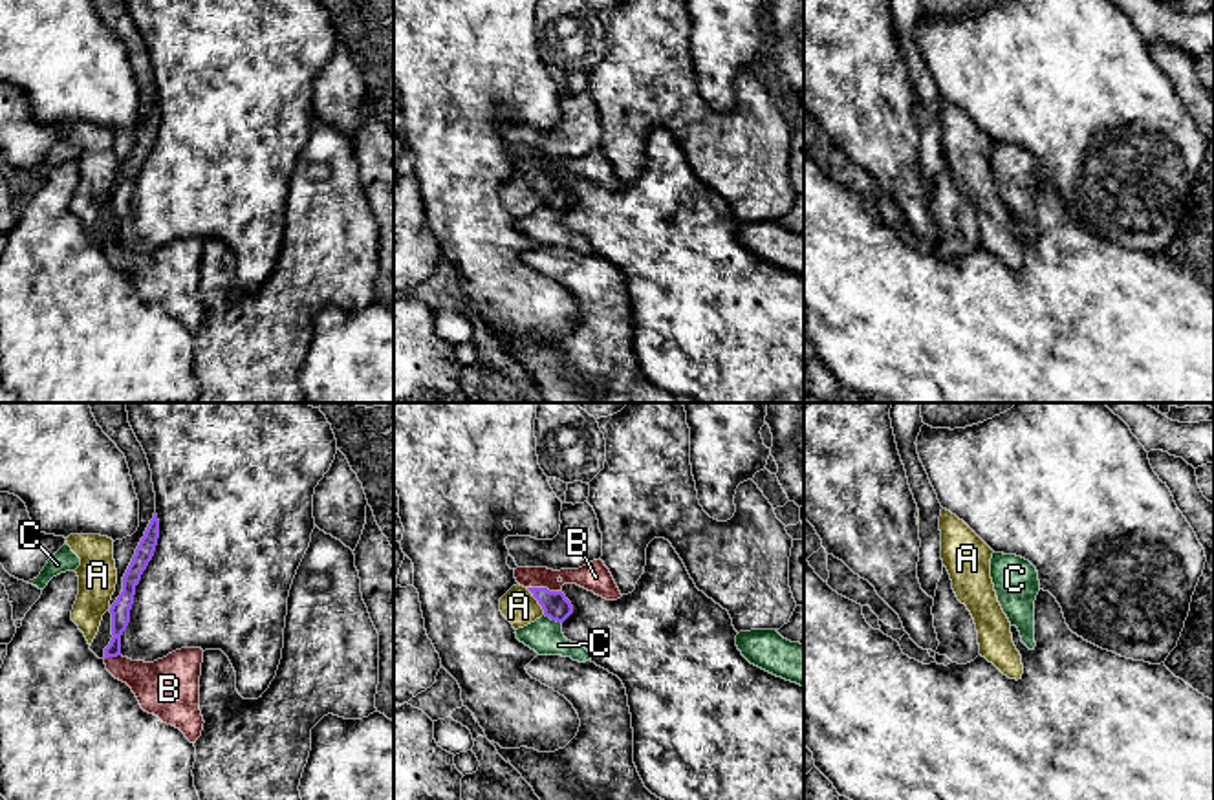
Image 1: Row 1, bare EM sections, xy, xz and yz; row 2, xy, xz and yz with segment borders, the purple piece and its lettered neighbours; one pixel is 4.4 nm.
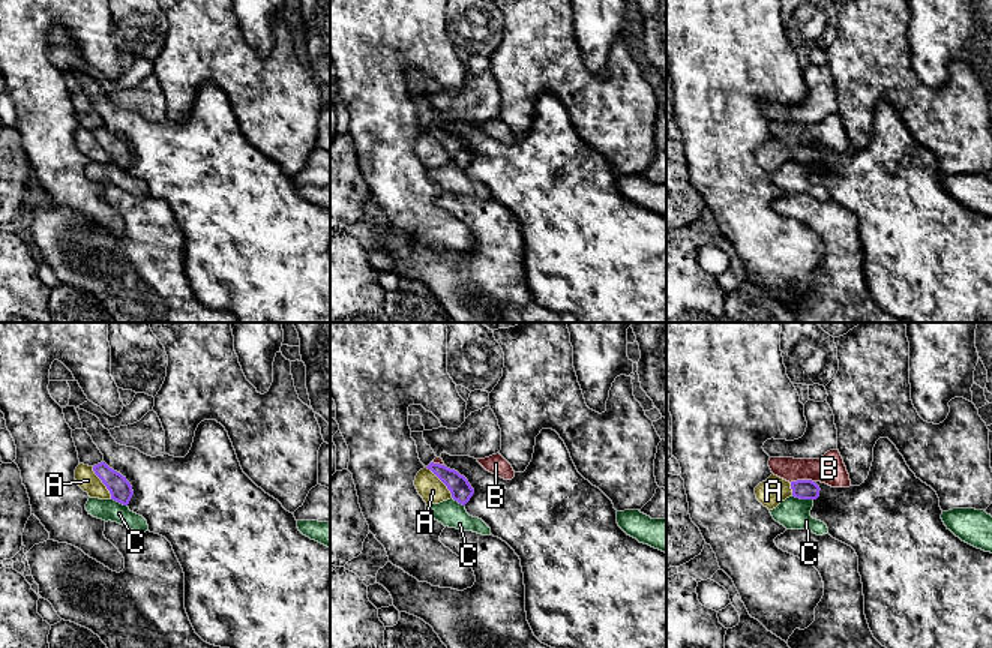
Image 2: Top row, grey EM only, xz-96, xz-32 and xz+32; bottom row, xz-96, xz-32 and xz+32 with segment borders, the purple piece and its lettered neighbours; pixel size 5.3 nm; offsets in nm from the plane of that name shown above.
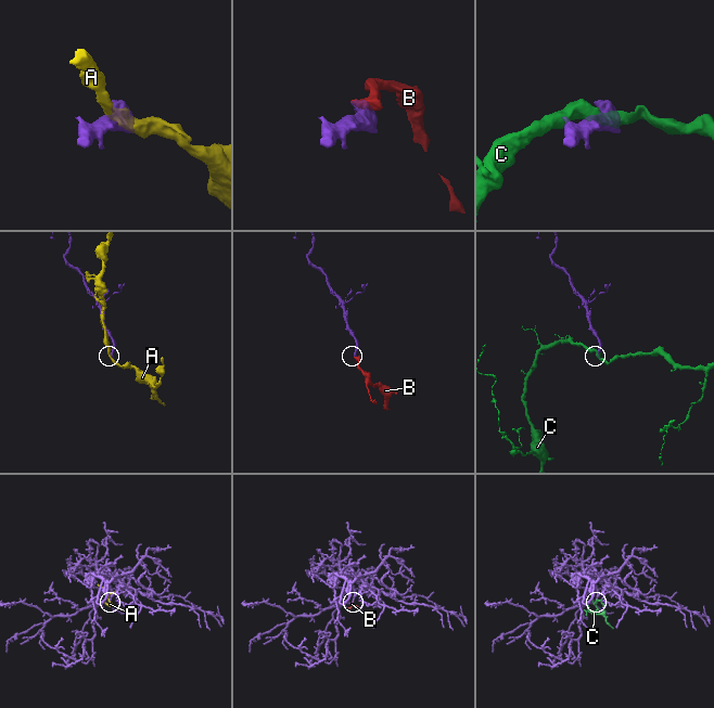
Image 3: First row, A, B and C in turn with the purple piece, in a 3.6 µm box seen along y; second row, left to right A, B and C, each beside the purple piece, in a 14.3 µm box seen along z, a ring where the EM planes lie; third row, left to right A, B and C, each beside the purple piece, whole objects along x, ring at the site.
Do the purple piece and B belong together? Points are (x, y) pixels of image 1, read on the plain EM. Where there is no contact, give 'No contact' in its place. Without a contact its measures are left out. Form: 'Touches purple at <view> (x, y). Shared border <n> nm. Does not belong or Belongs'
Touches purple at xz (544, 178). Shared border 150 nm. Belongs

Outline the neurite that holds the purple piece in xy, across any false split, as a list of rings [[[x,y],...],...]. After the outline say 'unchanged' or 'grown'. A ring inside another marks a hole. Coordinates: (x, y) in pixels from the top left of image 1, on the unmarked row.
[[[154,103],[145,126],[123,167],[123,181],[112,194],[112,231],[104,238],[106,260],[126,273],[141,298],[163,313],[179,319],[190,333],[201,326],[200,300],[201,238],[181,238],[154,253],[132,251],[121,245],[121,225],[130,212],[135,176],[154,146],[159,128],[159,110]]]; grown

